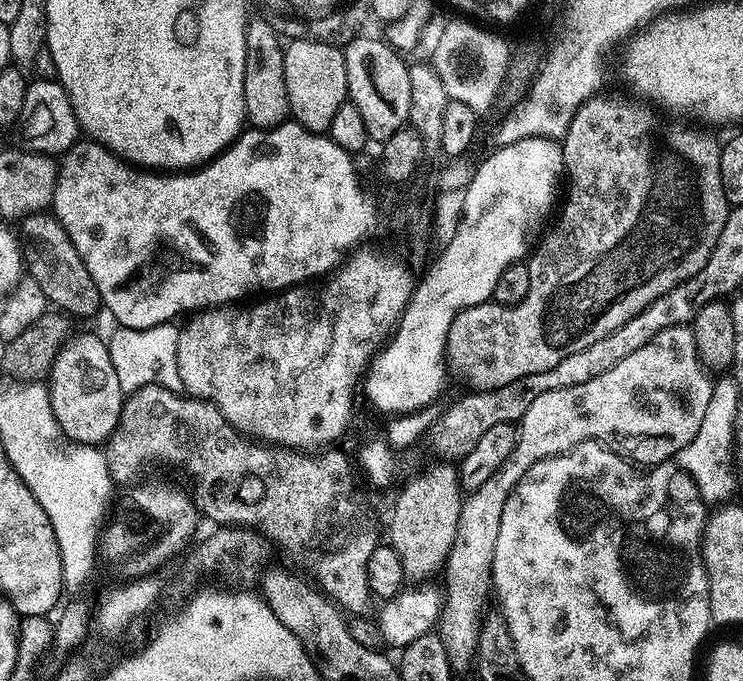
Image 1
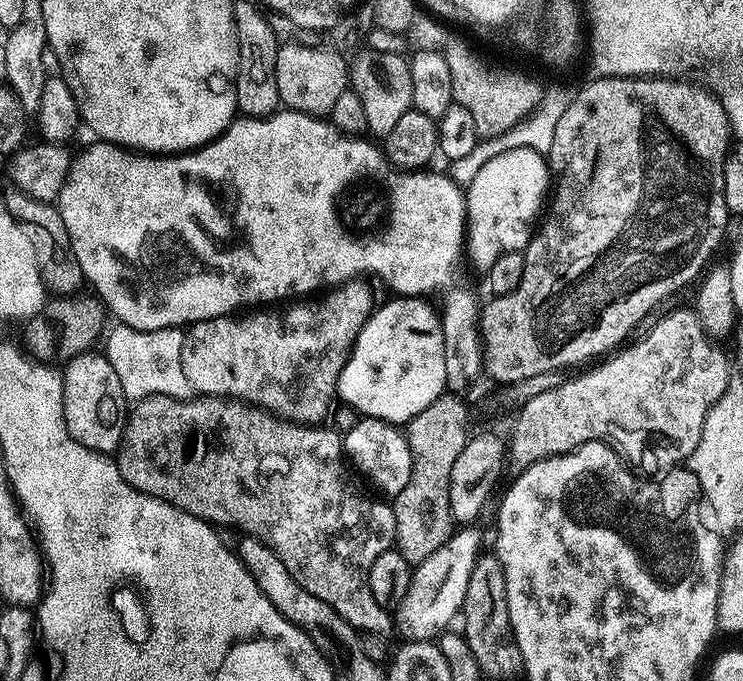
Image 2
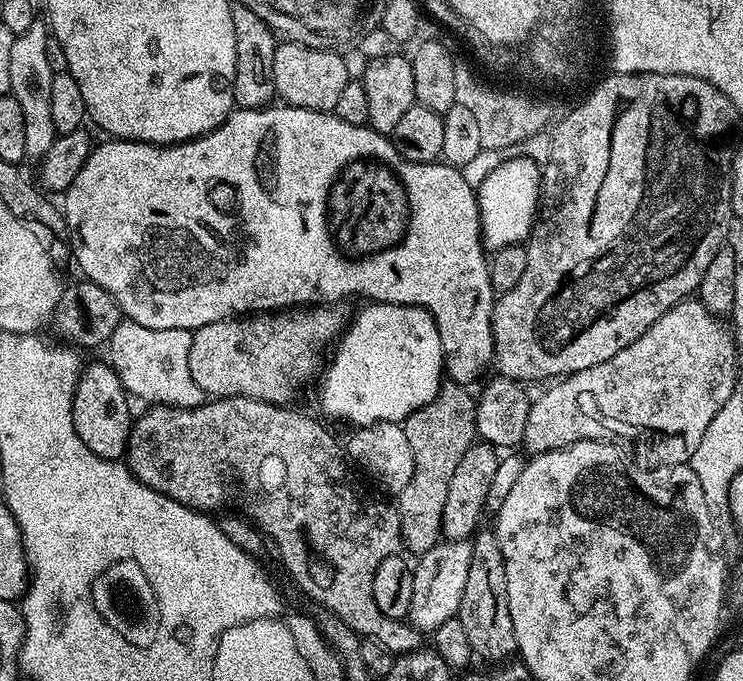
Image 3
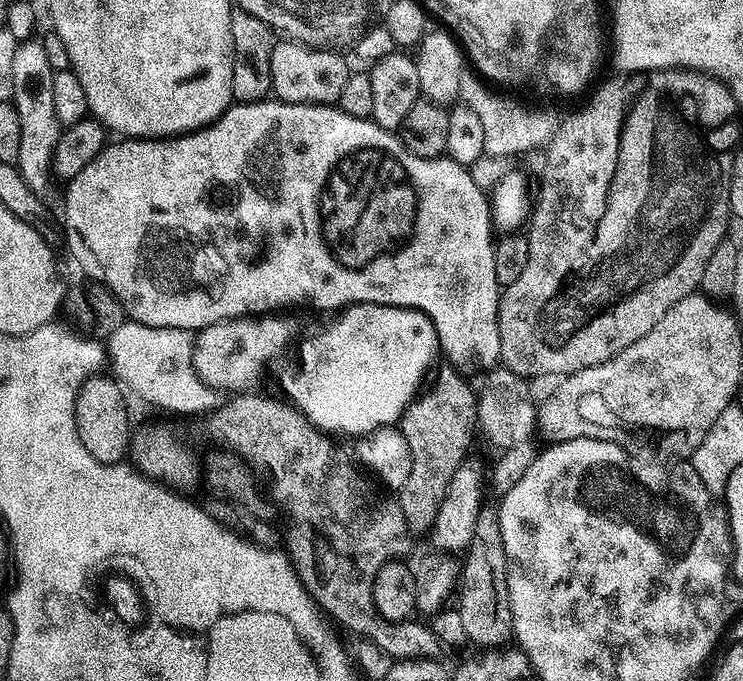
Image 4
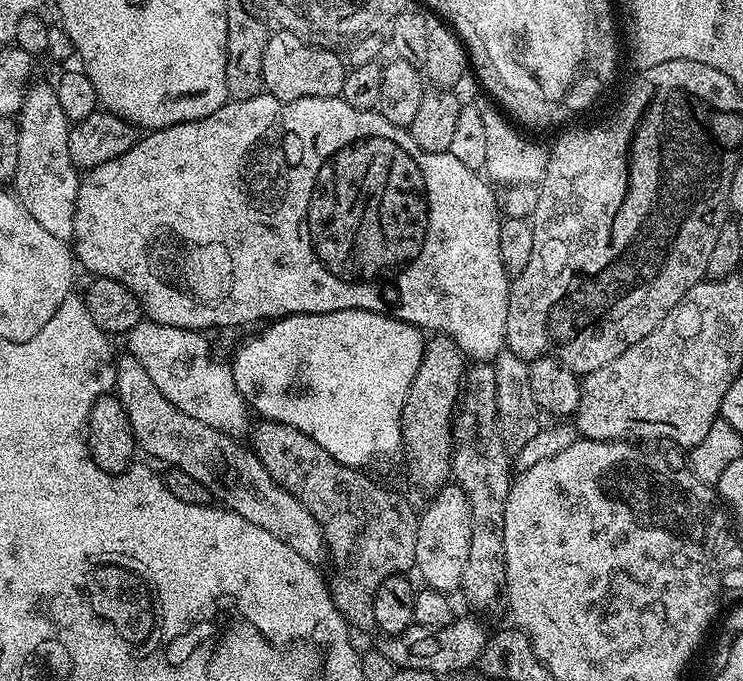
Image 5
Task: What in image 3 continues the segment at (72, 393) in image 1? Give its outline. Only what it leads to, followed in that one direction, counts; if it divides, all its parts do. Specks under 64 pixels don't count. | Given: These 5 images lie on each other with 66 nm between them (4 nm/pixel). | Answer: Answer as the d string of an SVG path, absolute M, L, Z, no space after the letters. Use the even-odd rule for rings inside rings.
M89 363L80 373L72 396L73 426L78 438L98 458L119 461L127 453L133 421L133 417L128 416L128 403L130 397L111 363Z

